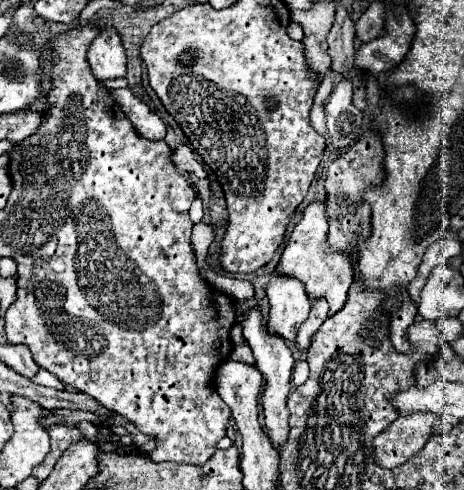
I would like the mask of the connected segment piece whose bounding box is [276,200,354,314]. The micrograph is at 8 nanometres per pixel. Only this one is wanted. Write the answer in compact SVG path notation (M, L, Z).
M314 200L306 206L300 222L294 226L294 232L282 252L276 272L294 276L306 284L310 298L324 296L330 304L330 314L338 312L348 296L348 290L354 282L354 260L346 250L332 250L328 244L328 218L326 218L326 200Z

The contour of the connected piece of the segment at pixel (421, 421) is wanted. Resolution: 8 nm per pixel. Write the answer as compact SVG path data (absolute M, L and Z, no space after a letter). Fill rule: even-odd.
M414 412L412 416L398 416L388 430L374 440L376 462L382 468L396 468L410 460L430 436L430 426L436 422L436 414Z

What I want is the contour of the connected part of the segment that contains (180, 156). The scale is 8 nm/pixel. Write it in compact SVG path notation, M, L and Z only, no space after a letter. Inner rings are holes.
M182 144L182 146L178 146L178 148L174 150L172 160L174 160L174 164L176 164L180 170L184 170L184 172L192 172L192 174L196 174L198 178L208 178L208 174L204 172L202 164L196 160L194 152L192 152L186 144Z

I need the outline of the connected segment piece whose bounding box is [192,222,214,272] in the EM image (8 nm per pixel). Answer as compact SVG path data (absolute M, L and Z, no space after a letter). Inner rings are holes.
M198 222L194 228L192 228L192 246L194 246L194 252L198 256L198 266L200 266L200 272L202 272L202 262L204 262L204 254L208 252L210 244L214 240L214 228L210 224L204 224L204 222Z

